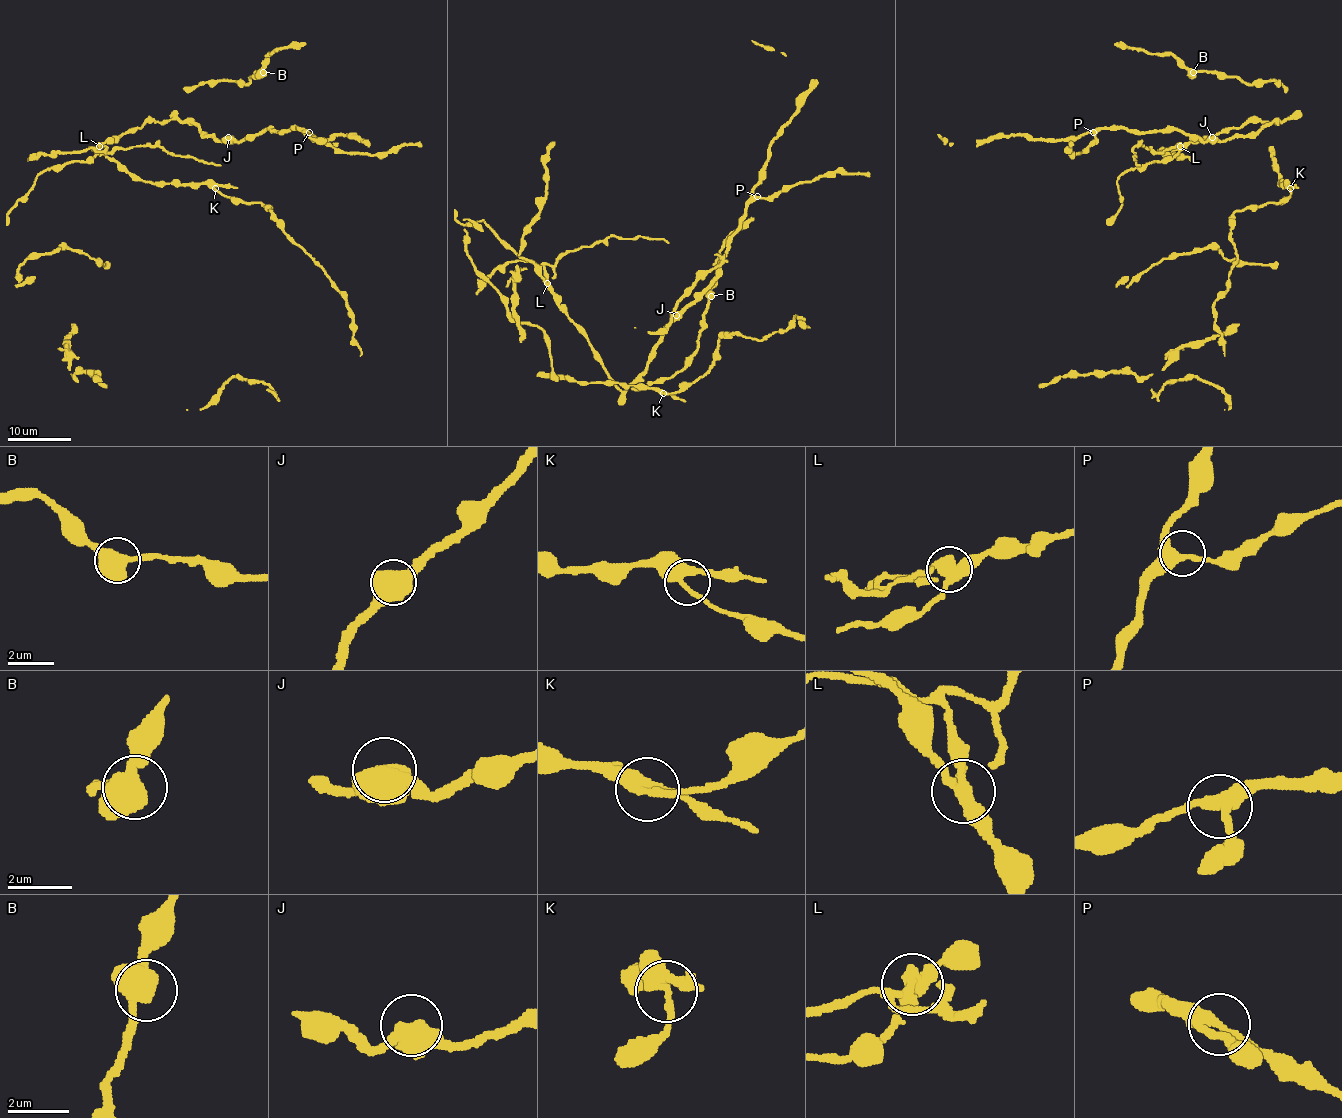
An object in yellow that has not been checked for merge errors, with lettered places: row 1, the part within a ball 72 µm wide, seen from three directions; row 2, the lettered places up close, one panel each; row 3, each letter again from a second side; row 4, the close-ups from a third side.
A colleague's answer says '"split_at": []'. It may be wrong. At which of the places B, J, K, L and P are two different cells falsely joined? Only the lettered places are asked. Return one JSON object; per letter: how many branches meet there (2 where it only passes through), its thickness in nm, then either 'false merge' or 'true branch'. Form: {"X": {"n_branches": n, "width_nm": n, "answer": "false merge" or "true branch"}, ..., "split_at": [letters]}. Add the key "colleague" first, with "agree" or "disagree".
{"colleague": "disagree", "B": {"n_branches": 3, "width_nm": 460, "answer": "true branch"}, "J": {"n_branches": 3, "width_nm": 500, "answer": "true branch"}, "K": {"n_branches": 3, "width_nm": 280, "answer": "true branch"}, "L": {"n_branches": 4, "width_nm": 400, "answer": "false merge"}, "P": {"n_branches": 3, "width_nm": 320, "answer": "true branch"}, "split_at": ["L"]}

